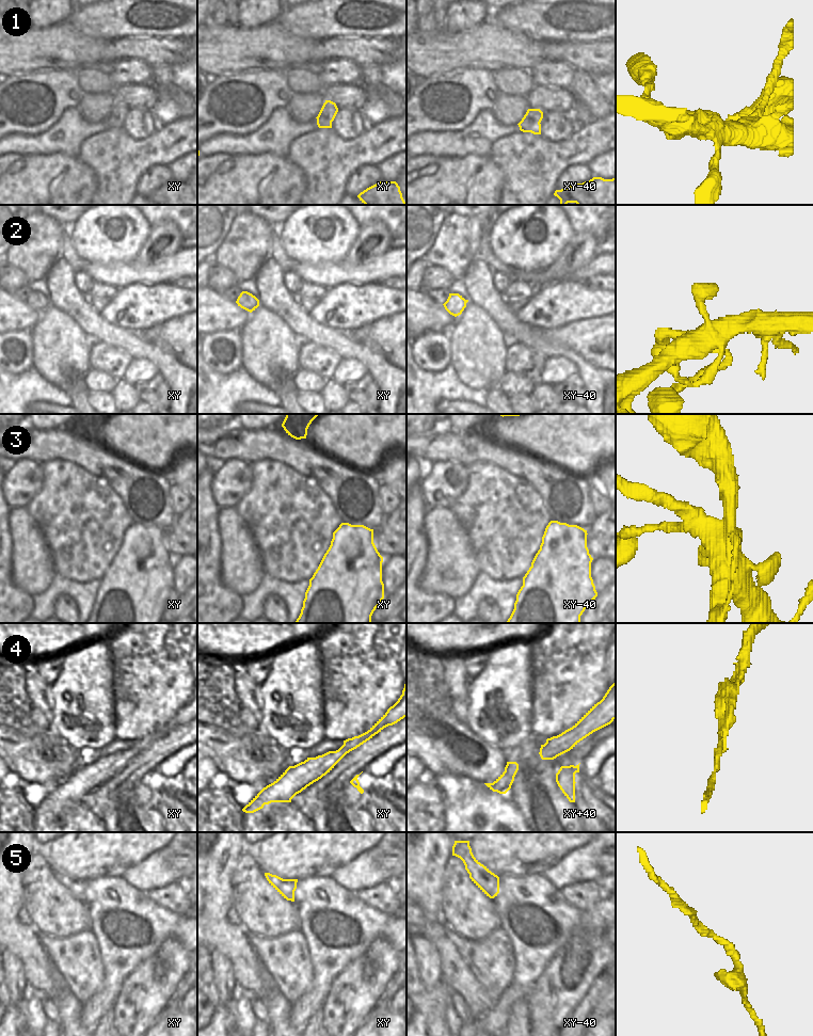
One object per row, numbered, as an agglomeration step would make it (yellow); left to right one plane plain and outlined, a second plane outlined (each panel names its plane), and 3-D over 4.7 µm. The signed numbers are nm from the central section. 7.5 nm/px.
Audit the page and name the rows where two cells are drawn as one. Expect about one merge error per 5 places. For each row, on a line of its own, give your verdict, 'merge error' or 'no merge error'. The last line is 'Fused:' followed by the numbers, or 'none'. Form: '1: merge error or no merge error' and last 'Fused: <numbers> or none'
1: merge error
2: no merge error
3: merge error
4: merge error
5: no merge error
Fused: 1, 3, 4

